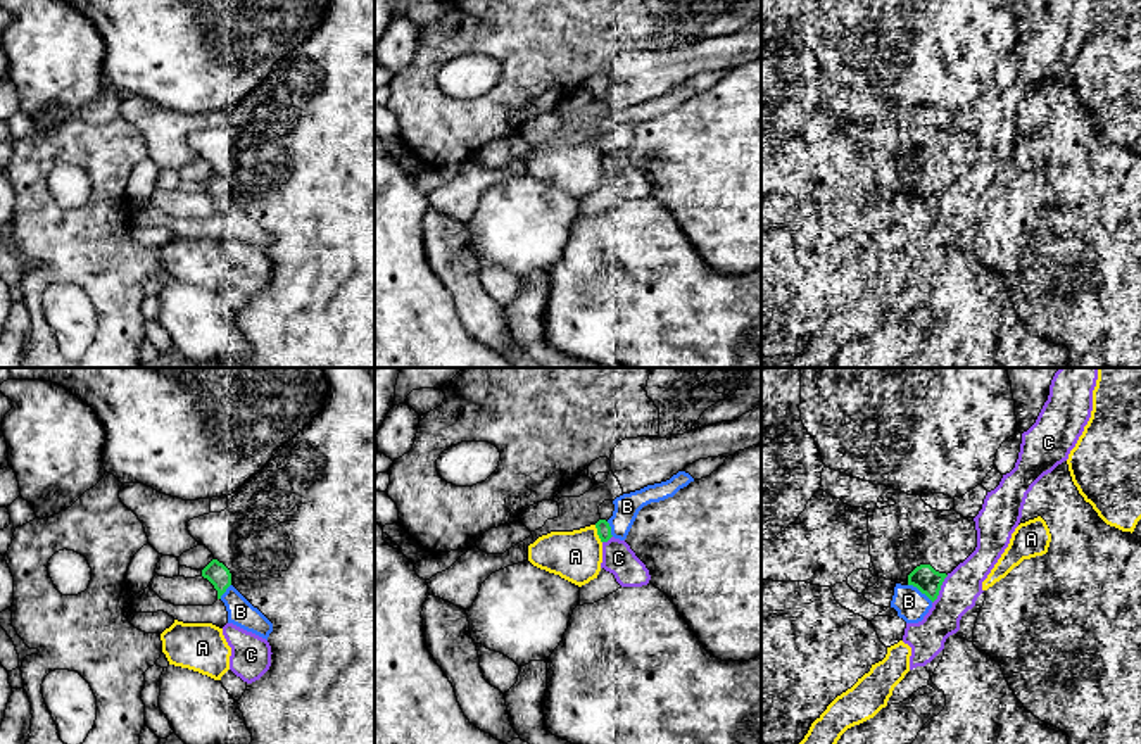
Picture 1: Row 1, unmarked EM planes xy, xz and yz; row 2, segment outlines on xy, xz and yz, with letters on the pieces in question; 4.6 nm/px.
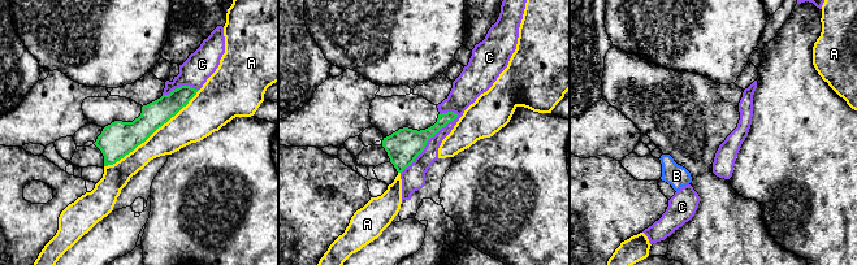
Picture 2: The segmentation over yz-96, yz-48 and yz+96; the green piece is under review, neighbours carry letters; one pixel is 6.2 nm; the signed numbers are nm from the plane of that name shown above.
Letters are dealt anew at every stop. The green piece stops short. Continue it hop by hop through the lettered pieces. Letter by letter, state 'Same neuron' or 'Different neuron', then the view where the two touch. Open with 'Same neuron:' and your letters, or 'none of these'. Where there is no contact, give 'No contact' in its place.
Same neuron: B
A: Different neuron. Touches green in xz
B: Same neuron. Touches green in yz
C: Different neuron. Touches green in yz

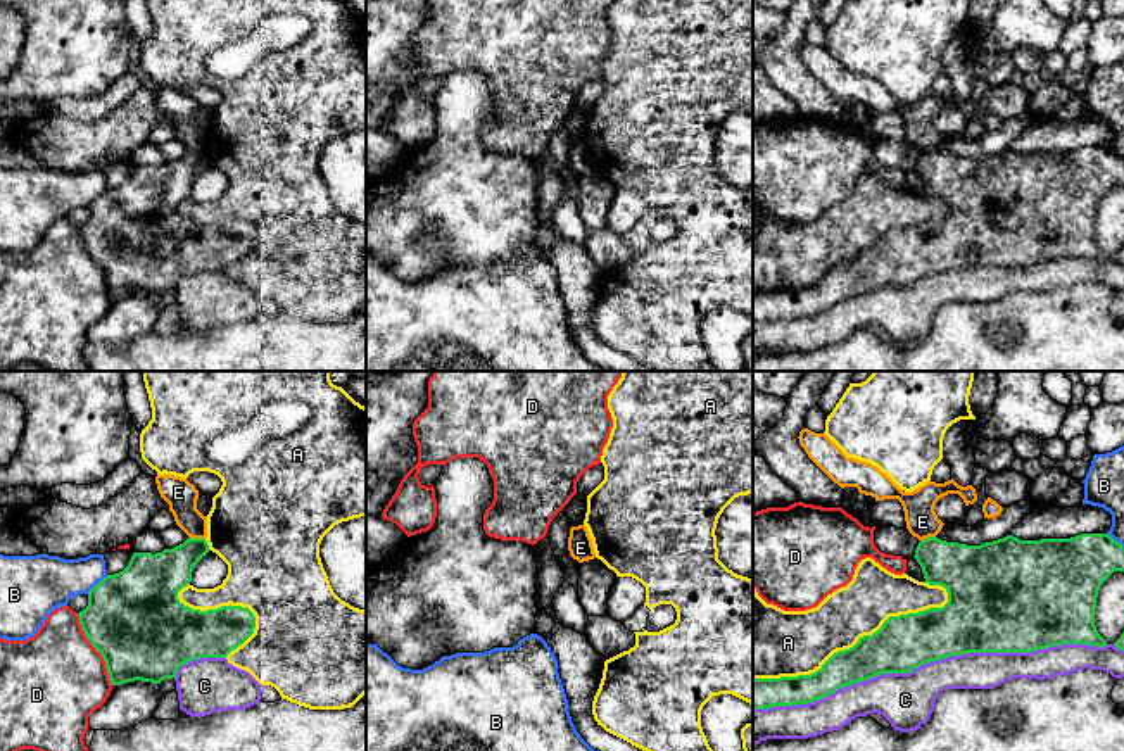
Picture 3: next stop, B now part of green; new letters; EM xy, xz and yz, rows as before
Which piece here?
Same neuron: none of these
A: Different neuron. Touches green in yz
B: Different neuron. Touches green in xy
C: Different neuron. Touches green in yz
D: Different neuron. Touches green in xy
E: Different neuron. Touches green in xy

